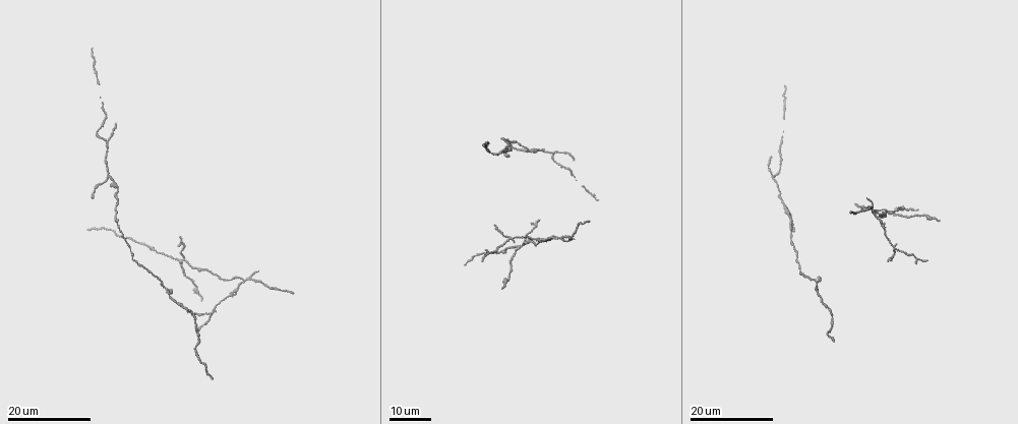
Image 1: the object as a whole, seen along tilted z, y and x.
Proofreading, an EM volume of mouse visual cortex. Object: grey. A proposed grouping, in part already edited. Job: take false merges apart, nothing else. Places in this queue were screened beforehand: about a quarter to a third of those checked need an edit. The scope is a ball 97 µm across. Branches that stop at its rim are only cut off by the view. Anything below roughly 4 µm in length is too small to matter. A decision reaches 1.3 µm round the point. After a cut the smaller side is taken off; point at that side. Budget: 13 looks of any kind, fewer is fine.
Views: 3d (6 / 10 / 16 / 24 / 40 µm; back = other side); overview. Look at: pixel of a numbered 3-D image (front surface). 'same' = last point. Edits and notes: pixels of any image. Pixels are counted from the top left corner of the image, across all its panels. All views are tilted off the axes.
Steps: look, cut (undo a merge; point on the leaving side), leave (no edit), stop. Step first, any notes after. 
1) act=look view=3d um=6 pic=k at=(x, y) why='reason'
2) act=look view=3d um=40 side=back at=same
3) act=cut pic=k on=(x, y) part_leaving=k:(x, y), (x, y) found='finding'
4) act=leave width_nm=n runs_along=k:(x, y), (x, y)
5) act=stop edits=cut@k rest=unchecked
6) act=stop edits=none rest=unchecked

act=look view=3d um=16 pic=1 at=(771, 178) why='branch point'

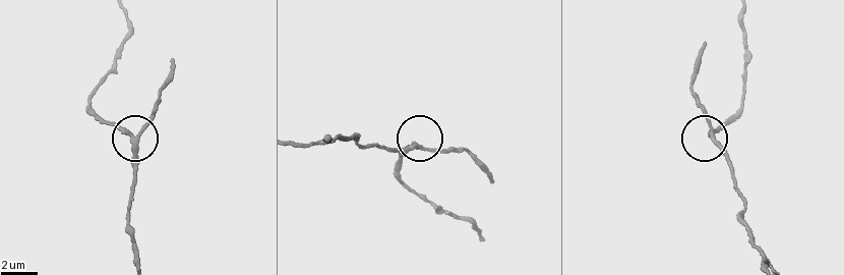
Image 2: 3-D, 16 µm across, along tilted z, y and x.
act=look view=3d um=10 pic=2 at=(713, 131)

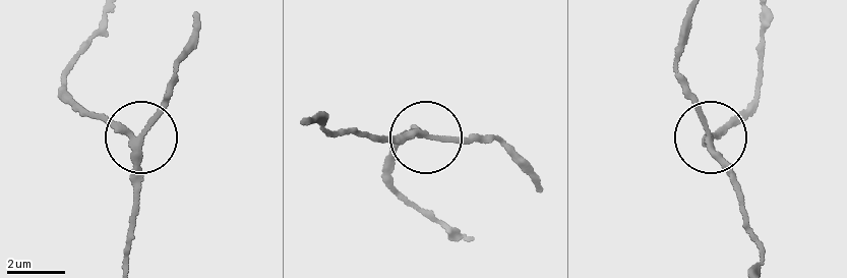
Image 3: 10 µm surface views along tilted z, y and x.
act=cut pic=3 on=(156, 120) arms=3 part_leaving=3:(135, 153), (139, 132), (173, 82), (197, 11) found='a second cell is stuck on'

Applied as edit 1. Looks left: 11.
act=look view=3d um=24 pic=1 at=(818, 282) why='small branch off a trunk'

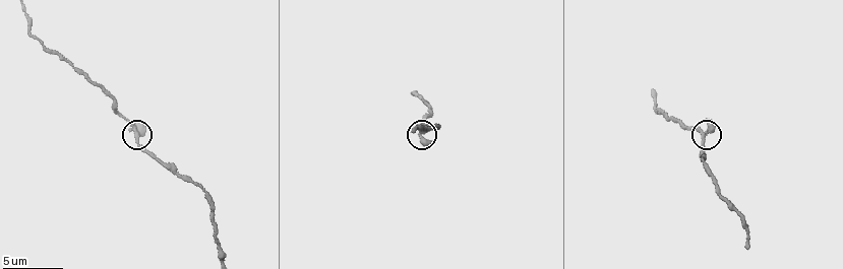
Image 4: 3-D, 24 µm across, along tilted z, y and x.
act=look view=3d um=6 pic=4 at=(135, 132) why='closer look'

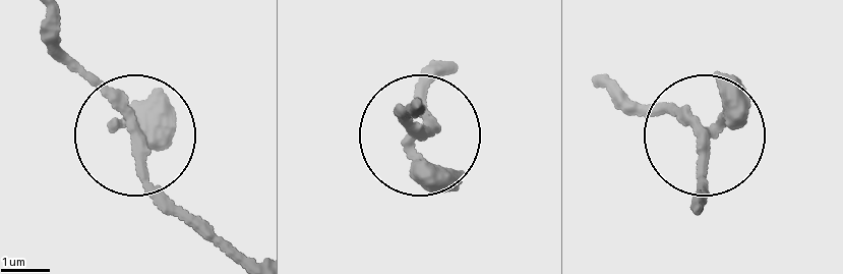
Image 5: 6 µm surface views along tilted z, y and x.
act=look view=3d um=6 side=back pic=5 at=(420, 132) why='other side'

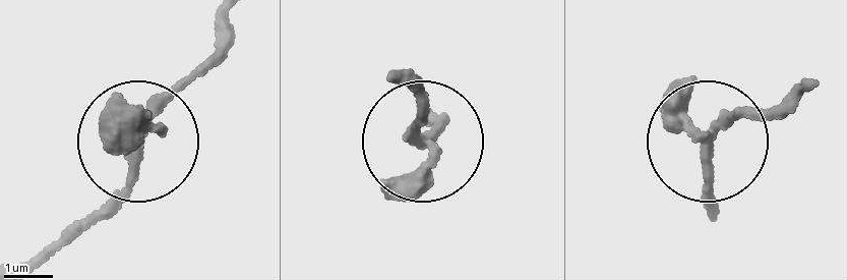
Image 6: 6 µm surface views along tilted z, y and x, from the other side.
act=leave width_nm=180 found='continuous, no second cell'

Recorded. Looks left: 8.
act=look view=3d um=16 pic=1 at=(788, 215) why='calibre changes'

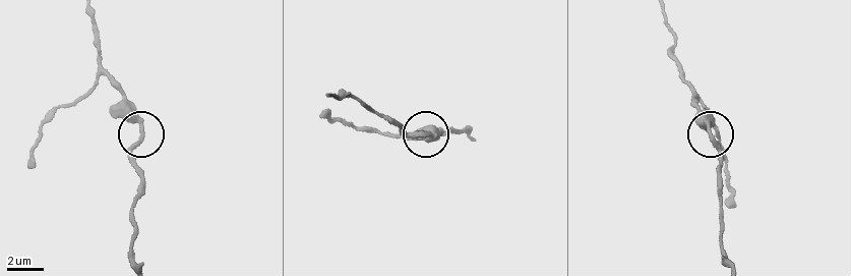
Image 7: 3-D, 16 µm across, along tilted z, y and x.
act=look view=3d um=6 pic=7 at=(425, 133)

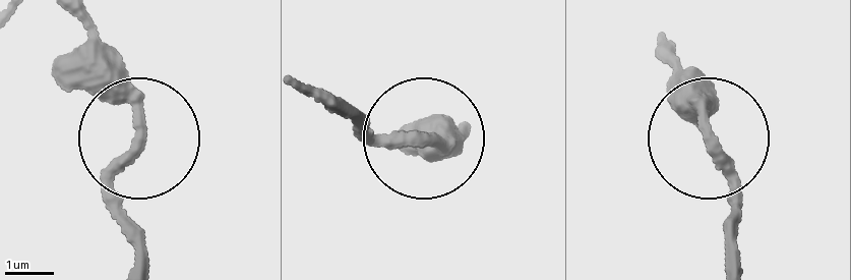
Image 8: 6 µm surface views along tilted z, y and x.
act=leave runs_along=8:(727, 254), (731, 169), (672, 47) found='one cell here'

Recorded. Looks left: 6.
act=look view=3d um=24 pic=1 at=(109, 177) why='small branch off a trunk'

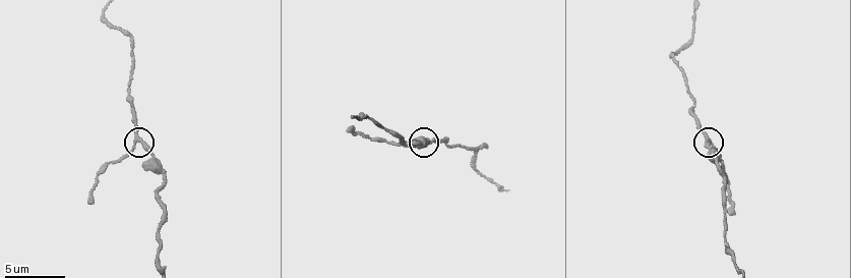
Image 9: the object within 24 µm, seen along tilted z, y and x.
act=look view=3d um=10 pic=9 at=(138, 138) why='closer look'

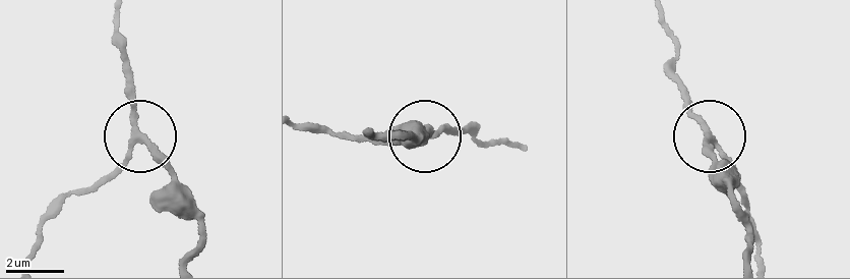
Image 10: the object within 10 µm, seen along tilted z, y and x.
act=leave runs_along=10:(193, 255), (199, 214), (178, 176), (143, 141), (95, 187) found='one cell here'

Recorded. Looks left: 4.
act=look view=overview

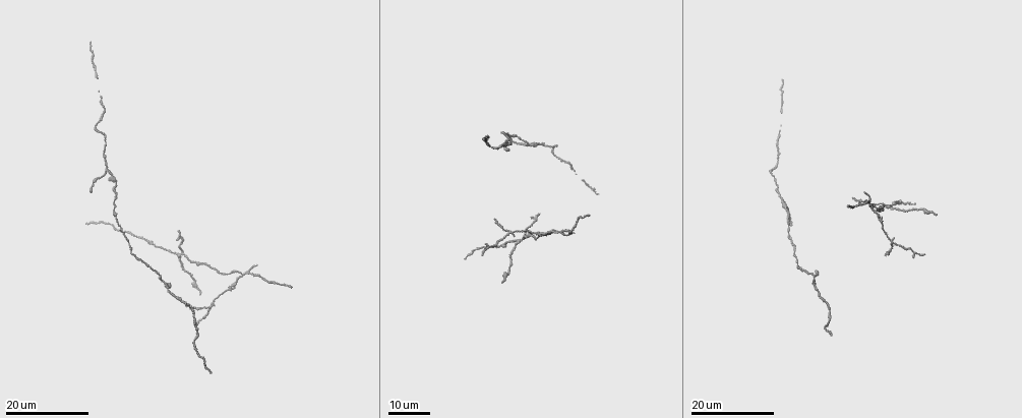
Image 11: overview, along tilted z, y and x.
act=look view=3d um=24 pic=11 at=(901, 201) why='sudden change in width'

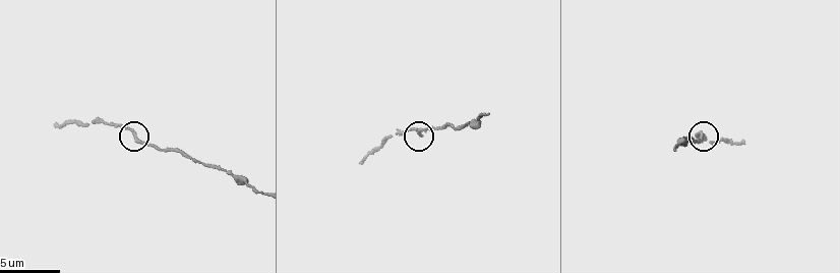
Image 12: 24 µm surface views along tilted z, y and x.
act=look view=3d um=10 pic=12 at=(130, 129)

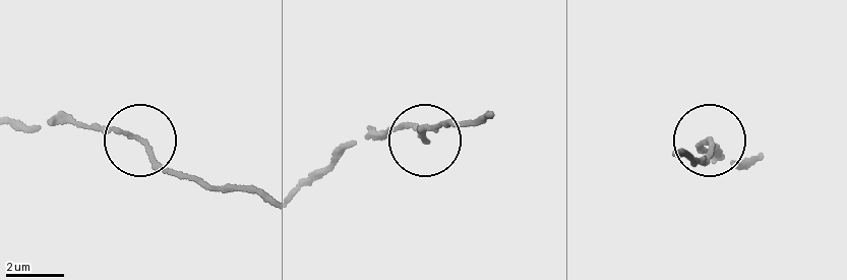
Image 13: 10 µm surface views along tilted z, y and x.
act=leave width_nm=140 runs_along=13:(259, 194), (193, 181), (141, 140), (81, 126) found='one cell here'

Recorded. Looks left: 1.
act=stop edits=cut@3 rest=unchecked

